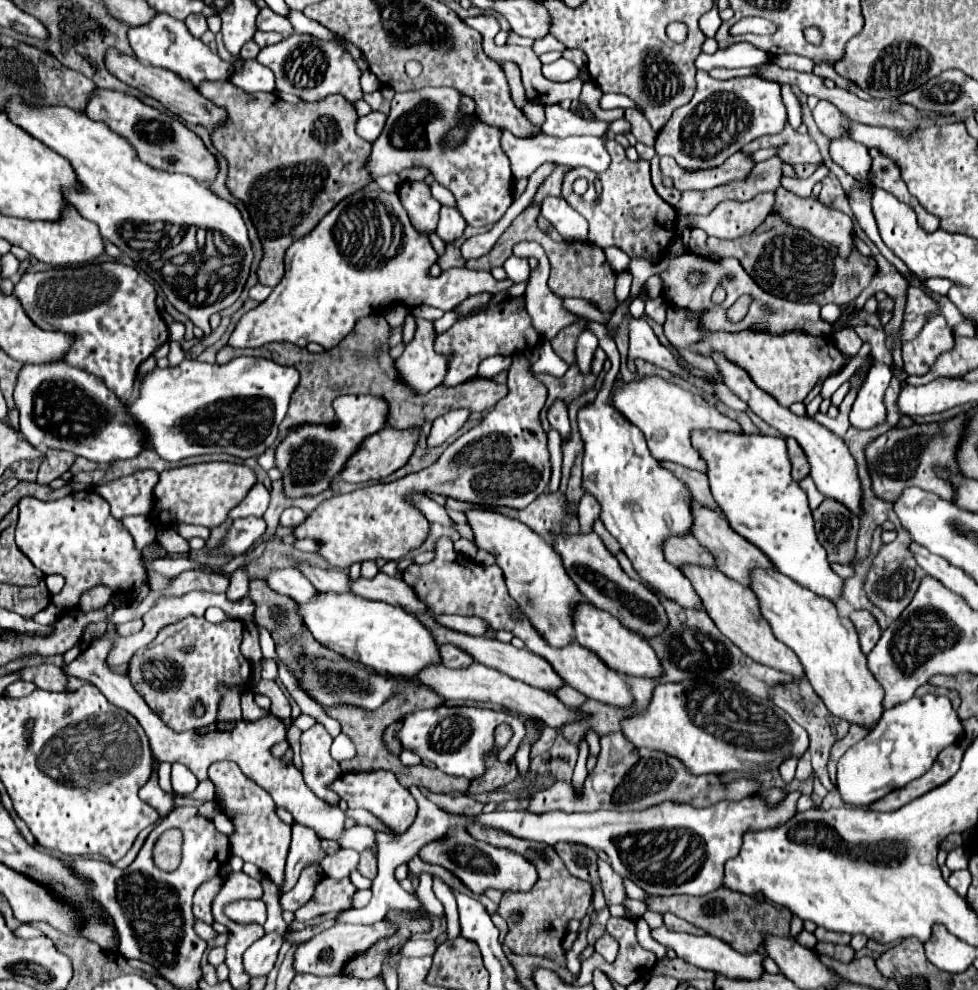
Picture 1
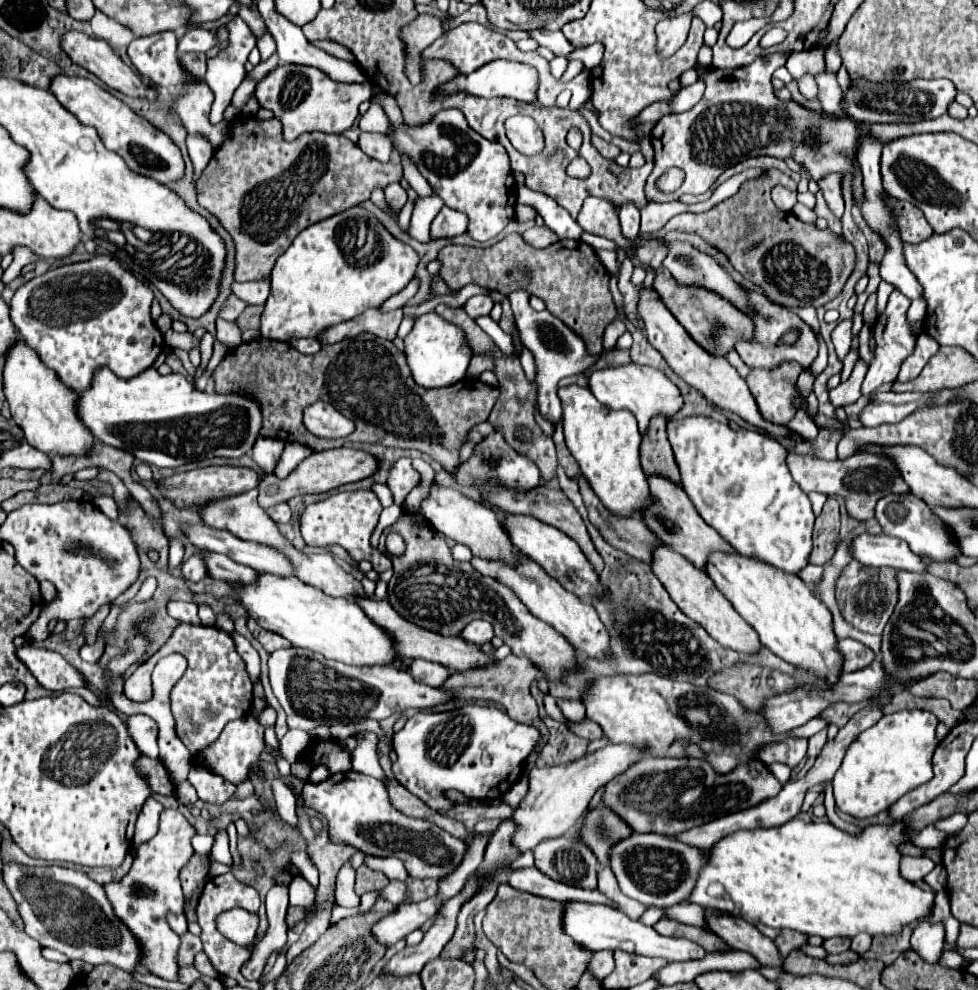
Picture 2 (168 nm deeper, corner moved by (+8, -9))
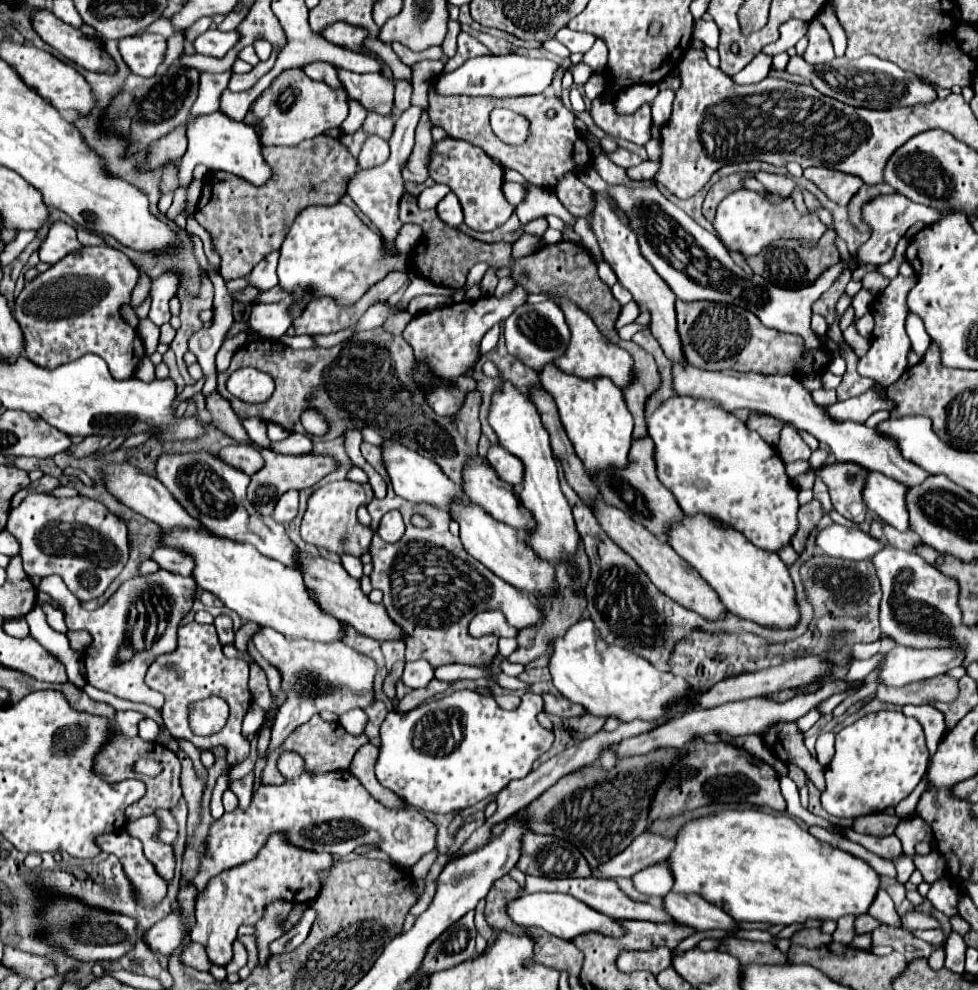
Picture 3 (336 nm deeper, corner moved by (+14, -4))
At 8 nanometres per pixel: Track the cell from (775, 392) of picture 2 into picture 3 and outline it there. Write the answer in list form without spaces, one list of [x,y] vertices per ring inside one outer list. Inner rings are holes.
[[[753,412],[751,418],[749,418],[749,422],[747,422],[747,426],[753,428],[755,432],[759,432],[759,434],[765,438],[767,444],[777,446],[777,442],[779,442],[779,432],[781,432],[781,428],[783,428],[783,422],[777,420],[777,418],[773,418],[773,416],[765,416],[765,414],[755,414],[755,412]]]

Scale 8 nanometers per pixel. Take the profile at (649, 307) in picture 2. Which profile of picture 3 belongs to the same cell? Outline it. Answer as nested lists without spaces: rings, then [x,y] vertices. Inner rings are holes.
[[[595,194],[595,208],[591,212],[591,230],[597,236],[603,260],[613,268],[613,272],[617,274],[619,282],[633,294],[633,300],[643,308],[651,312],[651,332],[653,336],[659,340],[665,356],[673,362],[683,360],[683,352],[681,352],[681,340],[677,336],[677,322],[675,322],[675,296],[671,292],[671,288],[665,284],[665,280],[651,268],[651,264],[641,256],[639,252],[639,244],[637,244],[637,236],[633,234],[633,230],[625,224],[621,224],[619,216],[615,214],[615,210],[611,208],[609,200],[603,194]]]

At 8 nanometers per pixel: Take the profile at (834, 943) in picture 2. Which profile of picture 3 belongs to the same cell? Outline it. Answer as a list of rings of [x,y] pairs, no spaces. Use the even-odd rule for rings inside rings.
[[[843,916],[841,920],[837,920],[837,930],[833,934],[835,942],[841,944],[851,944],[855,938],[855,918],[857,916]]]

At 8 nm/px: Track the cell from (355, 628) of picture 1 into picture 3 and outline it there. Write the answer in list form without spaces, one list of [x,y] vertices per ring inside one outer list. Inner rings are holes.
[[[171,528],[171,530],[163,530],[161,534],[161,542],[163,546],[169,548],[177,548],[179,552],[185,552],[187,556],[193,556],[195,568],[193,568],[193,578],[197,582],[197,586],[201,590],[207,590],[211,594],[215,594],[227,608],[235,610],[241,618],[251,620],[259,626],[269,626],[289,638],[309,638],[309,640],[319,640],[319,642],[335,642],[341,640],[343,636],[343,628],[341,622],[337,618],[333,618],[331,614],[323,612],[313,598],[309,598],[307,588],[303,586],[303,576],[299,570],[289,568],[273,558],[263,556],[261,552],[257,552],[257,548],[253,548],[251,544],[237,544],[225,536],[217,536],[205,528]]]

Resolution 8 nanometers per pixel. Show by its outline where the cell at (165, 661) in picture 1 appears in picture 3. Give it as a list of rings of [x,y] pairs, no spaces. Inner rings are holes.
[[[189,622],[179,628],[179,648],[171,654],[159,656],[151,668],[147,670],[145,684],[153,690],[159,690],[165,696],[165,703],[161,710],[164,724],[173,732],[181,732],[181,738],[193,742],[199,750],[211,750],[217,746],[223,746],[227,750],[225,760],[229,768],[217,778],[217,784],[213,788],[211,796],[211,816],[221,818],[223,816],[222,795],[229,786],[229,770],[237,764],[241,764],[249,756],[249,740],[241,734],[241,722],[243,716],[251,704],[251,692],[249,692],[249,664],[243,658],[227,658],[221,650],[221,642],[217,640],[217,632],[213,624],[197,624]],[[209,696],[221,696],[229,702],[231,714],[225,724],[225,728],[219,734],[213,736],[197,736],[189,728],[189,706],[205,700]]]

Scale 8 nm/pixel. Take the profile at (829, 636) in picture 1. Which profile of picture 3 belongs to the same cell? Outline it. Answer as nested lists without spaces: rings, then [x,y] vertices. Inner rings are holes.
[[[683,516],[681,522],[669,528],[667,542],[679,556],[683,556],[705,578],[705,582],[719,594],[727,610],[739,614],[741,618],[747,618],[771,628],[791,628],[799,622],[793,582],[789,578],[787,566],[781,562],[781,558],[775,552],[757,548],[753,542],[745,540],[741,532],[737,532],[735,528],[729,528],[727,524],[721,524],[719,520],[713,520],[713,516]]]

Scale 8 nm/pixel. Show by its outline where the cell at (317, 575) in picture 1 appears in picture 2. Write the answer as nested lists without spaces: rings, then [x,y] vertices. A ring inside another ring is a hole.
[[[185,525],[185,533],[197,549],[223,553],[233,561],[249,565],[261,573],[295,577],[295,565],[291,565],[289,557],[283,557],[279,549],[271,549],[269,545],[259,545],[255,541],[243,541],[227,531],[217,531],[207,525]]]

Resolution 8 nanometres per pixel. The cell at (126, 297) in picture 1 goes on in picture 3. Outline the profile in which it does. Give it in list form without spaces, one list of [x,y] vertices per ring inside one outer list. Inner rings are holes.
[[[95,246],[95,248],[83,248],[75,254],[65,256],[61,262],[53,264],[47,272],[39,274],[35,280],[27,282],[23,292],[15,300],[15,308],[13,308],[13,316],[23,330],[25,356],[29,360],[33,360],[35,364],[53,370],[53,368],[73,362],[85,354],[97,354],[107,362],[111,374],[117,380],[131,378],[139,360],[145,356],[145,348],[143,348],[143,342],[141,342],[137,330],[131,328],[121,318],[119,308],[123,304],[129,304],[137,278],[139,278],[137,266],[123,252],[109,248],[109,246],[103,246],[103,248]]]

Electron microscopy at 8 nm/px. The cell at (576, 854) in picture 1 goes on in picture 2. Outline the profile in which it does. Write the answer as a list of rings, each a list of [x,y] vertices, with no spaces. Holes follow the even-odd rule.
[[[573,837],[545,839],[535,849],[535,867],[553,881],[597,889],[595,855]]]

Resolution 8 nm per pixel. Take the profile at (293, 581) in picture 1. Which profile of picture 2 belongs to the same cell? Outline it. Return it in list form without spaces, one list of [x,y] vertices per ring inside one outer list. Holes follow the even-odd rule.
[[[207,553],[207,571],[209,577],[213,579],[223,579],[223,581],[231,581],[231,583],[245,583],[245,585],[255,585],[255,581],[259,579],[259,571],[239,565],[235,561],[231,561],[227,555],[221,553]]]

